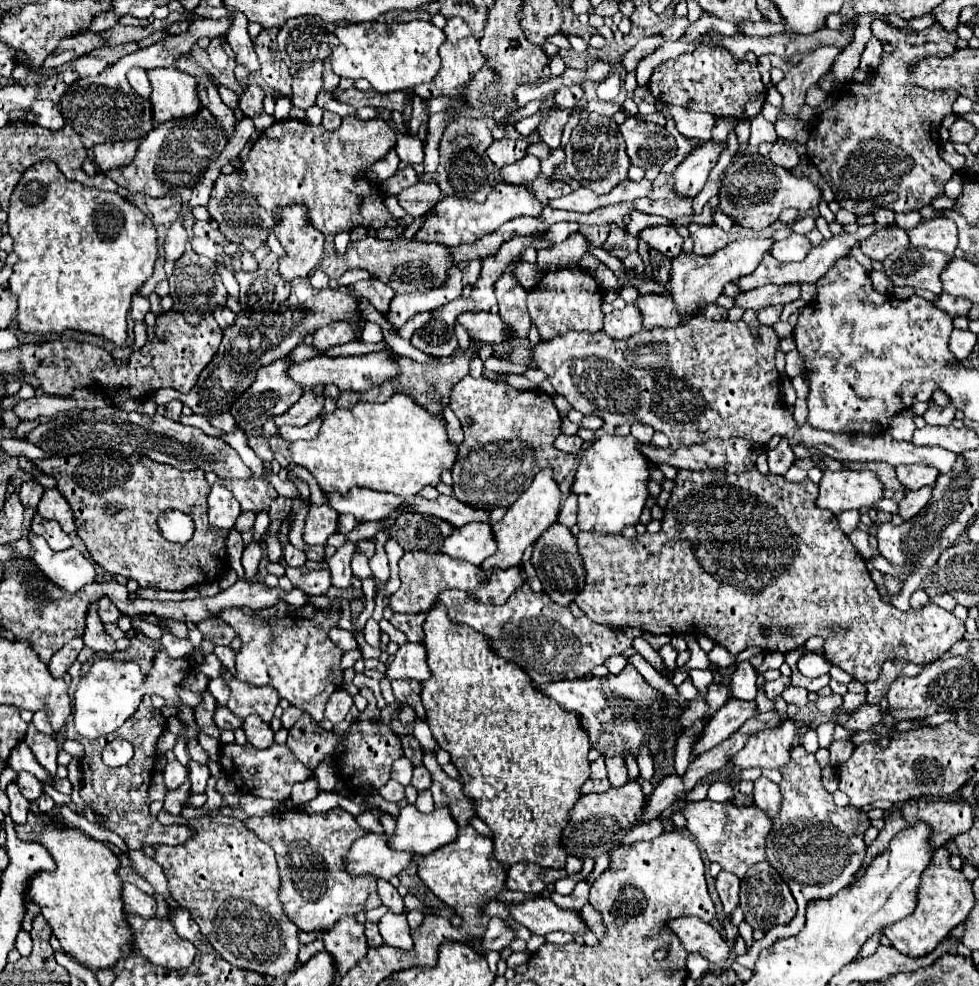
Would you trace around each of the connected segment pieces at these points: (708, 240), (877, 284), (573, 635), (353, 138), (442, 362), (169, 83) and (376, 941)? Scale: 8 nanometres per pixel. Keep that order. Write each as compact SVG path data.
M690 226L694 234L694 252L700 256L712 256L728 244L728 234L718 226Z
M872 270L870 272L870 278L872 278L872 284L874 284L874 288L882 294L891 294L893 292L894 286L892 286L892 282L884 276L884 272L876 272L876 270Z
M528 584L518 588L502 606L482 604L460 590L444 590L434 602L446 606L450 622L466 624L484 634L492 652L520 666L534 684L582 678L604 664L606 658L630 648L636 636L642 636L642 630L628 628L626 632L612 632L608 626L596 624L586 616L574 618L570 608L558 606L548 594L536 594Z
M344 116L342 126L334 132L328 132L324 126L310 126L298 120L282 120L274 122L268 130L278 130L274 138L266 138L264 134L254 144L250 158L244 164L244 174L220 174L212 188L212 196L208 202L208 212L212 220L220 224L220 232L234 244L244 246L248 252L254 252L258 246L266 242L270 228L276 224L278 206L304 202L310 206L310 218L314 220L314 228L324 236L332 236L344 230L354 230L354 226L374 226L380 228L382 222L390 220L388 210L384 208L384 198L380 196L380 188L372 186L362 178L364 166L384 158L390 148L396 144L394 130L386 124L386 120L362 120L358 116Z
M470 346L468 352L454 352L452 356L448 358L434 358L432 362L426 362L426 364L420 364L420 362L414 362L412 358L404 358L404 356L396 356L396 362L400 362L400 374L396 378L390 378L388 382L384 382L384 386L376 386L376 390L368 390L364 394L352 394L352 390L346 390L346 392L340 392L338 400L336 400L336 406L338 408L350 408L354 406L356 402L360 400L366 400L366 402L386 402L390 398L390 394L406 394L410 398L416 400L416 404L424 406L424 410L428 410L430 414L436 414L440 418L444 418L444 408L450 404L450 390L456 382L460 382L460 378L464 378L468 374L468 368L470 368L470 356L474 354L474 346Z
M154 68L148 70L152 84L152 106L154 122L168 122L174 118L194 116L200 110L200 100L196 96L196 78L184 74L176 68Z
M366 922L366 938L368 938L368 946L380 946L382 944L382 938L380 938L380 932L378 932L378 926L372 924L372 922Z

